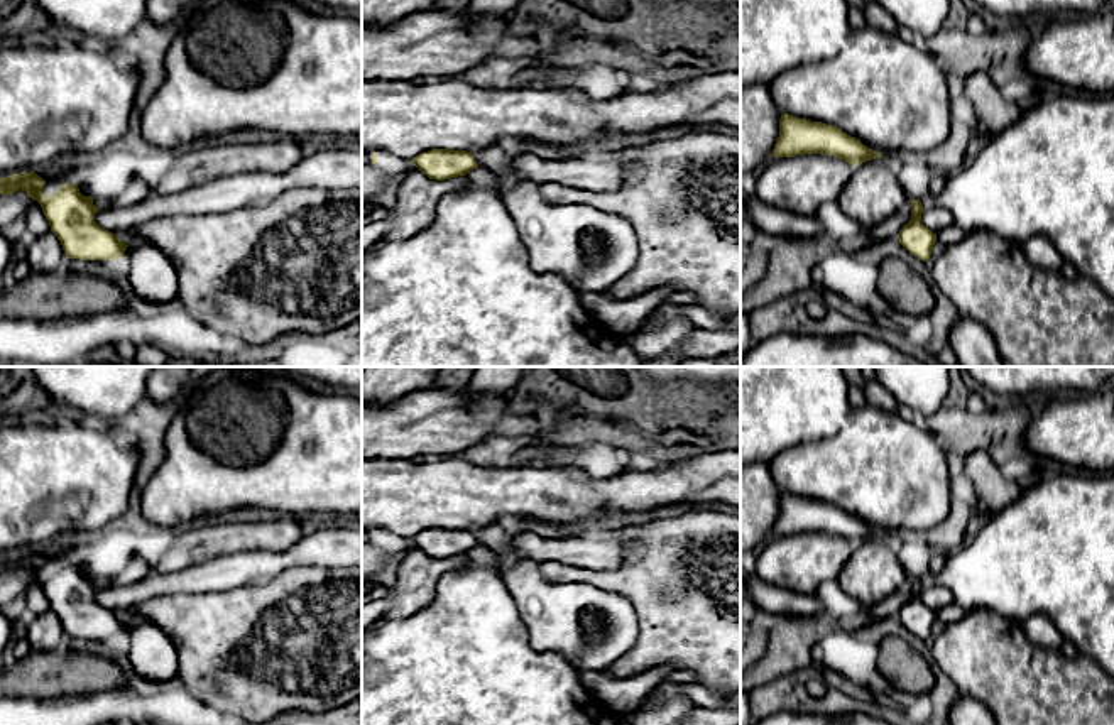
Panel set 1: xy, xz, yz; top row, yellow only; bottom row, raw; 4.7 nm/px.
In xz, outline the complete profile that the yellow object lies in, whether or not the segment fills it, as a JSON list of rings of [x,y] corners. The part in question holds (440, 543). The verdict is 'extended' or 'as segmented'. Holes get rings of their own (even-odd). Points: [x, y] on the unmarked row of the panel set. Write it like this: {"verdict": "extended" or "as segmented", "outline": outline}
{"verdict": "as segmented", "outline": [[[431,527],[428,531],[421,531],[411,539],[411,542],[429,558],[436,559],[465,554],[478,546],[472,531],[448,527]]]}

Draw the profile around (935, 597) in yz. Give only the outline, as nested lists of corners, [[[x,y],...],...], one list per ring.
[[[931,585],[921,591],[923,603],[933,612],[953,603],[952,591],[942,585]]]

